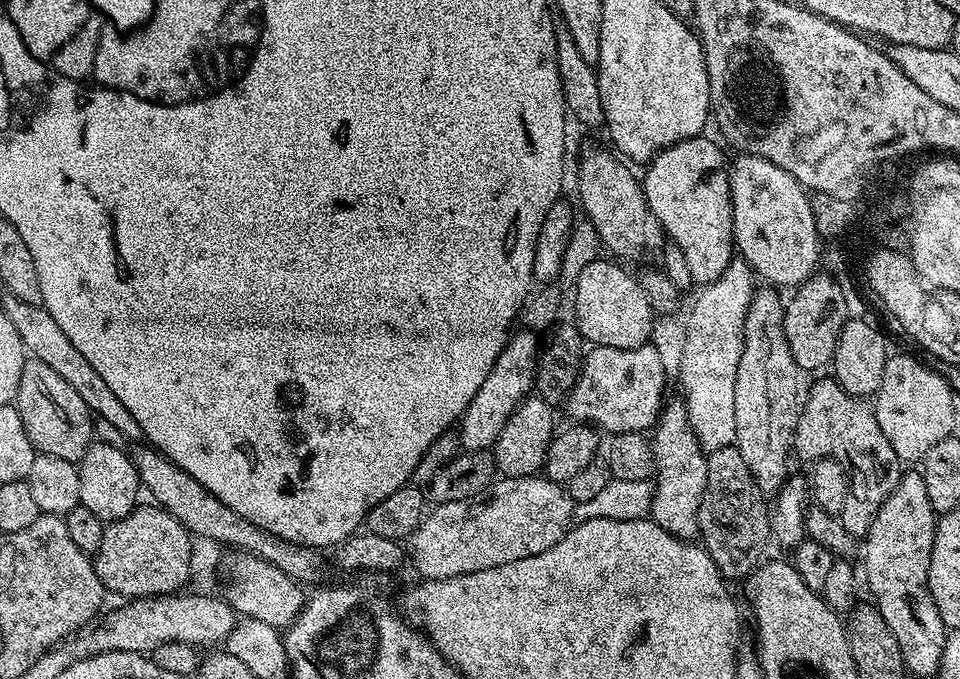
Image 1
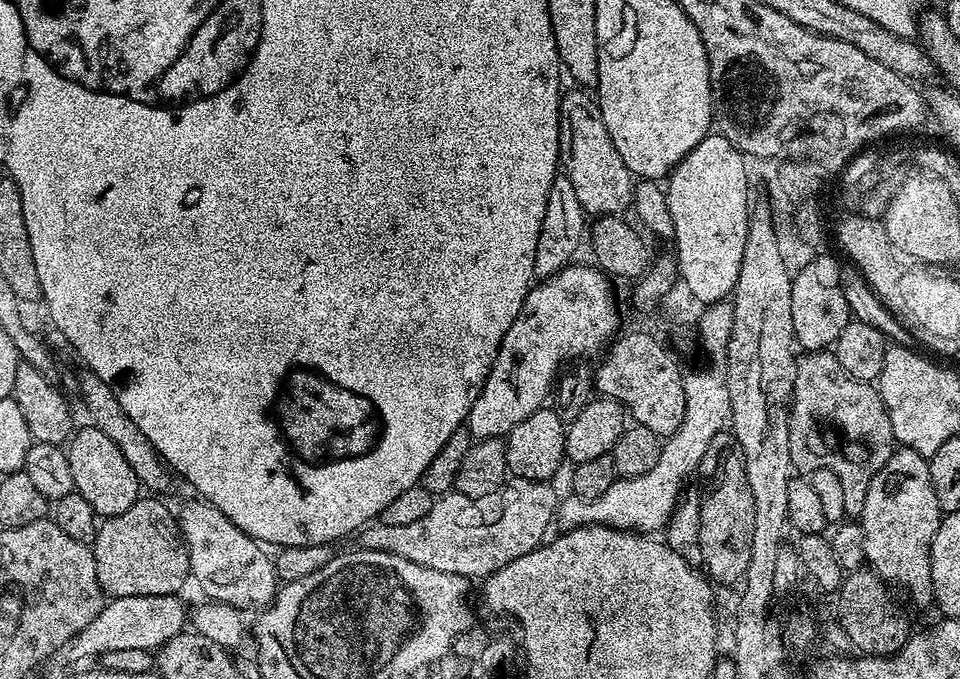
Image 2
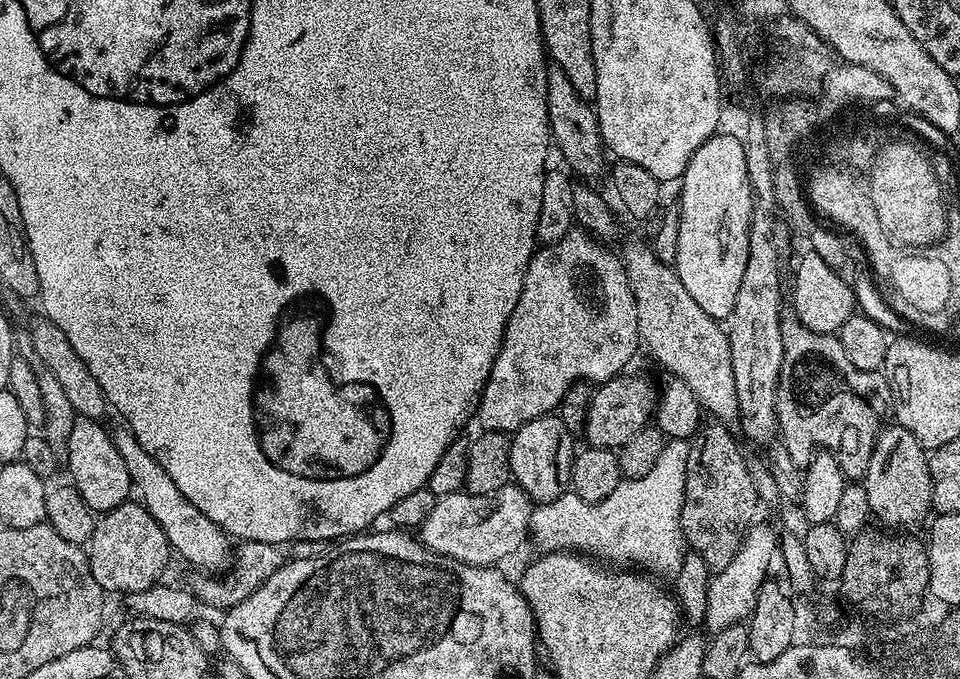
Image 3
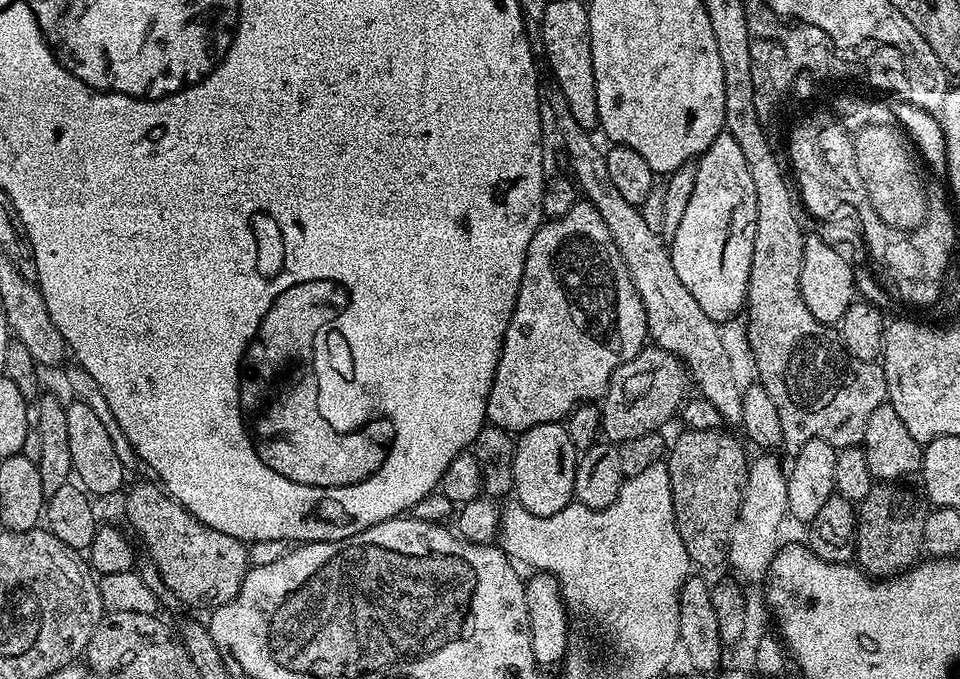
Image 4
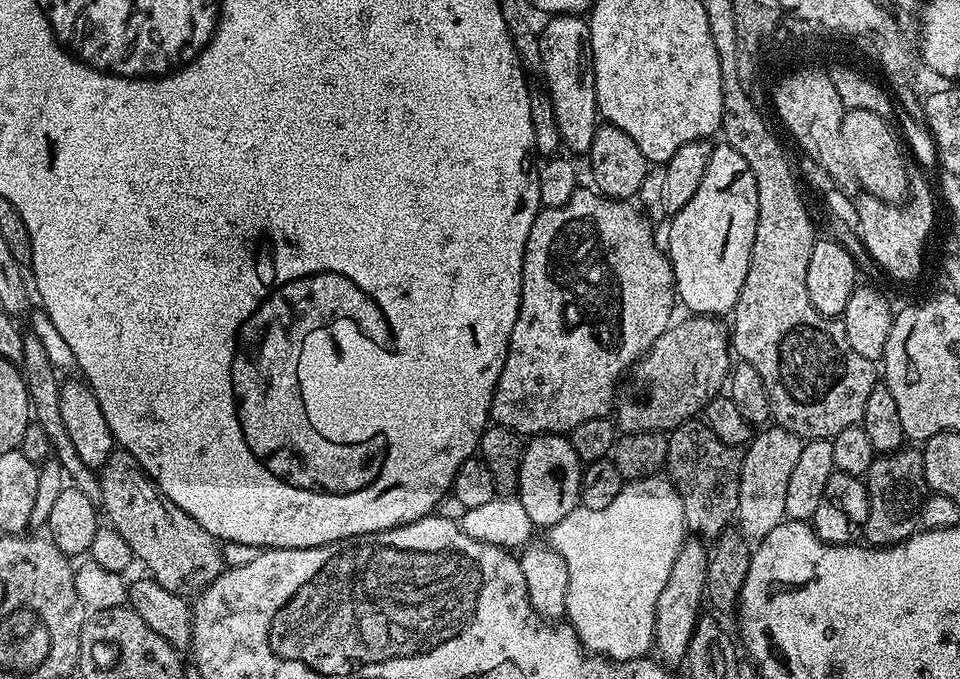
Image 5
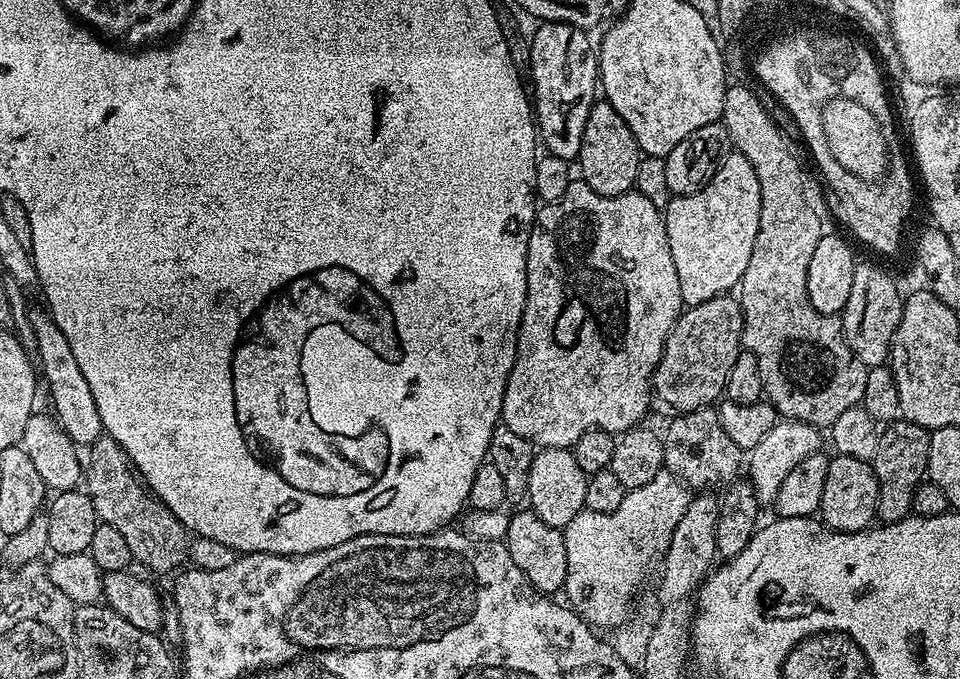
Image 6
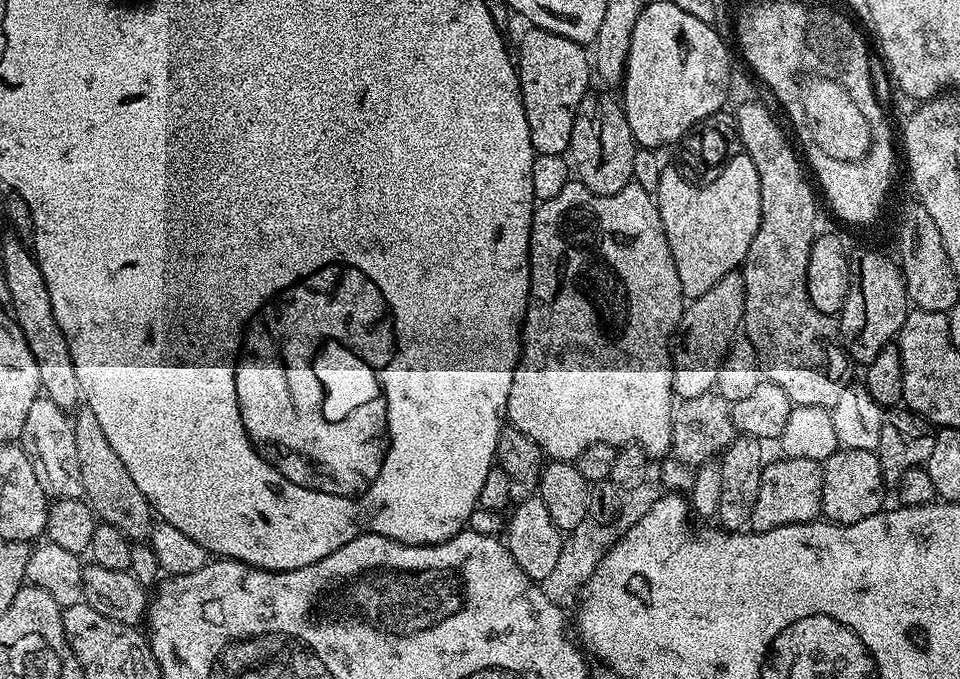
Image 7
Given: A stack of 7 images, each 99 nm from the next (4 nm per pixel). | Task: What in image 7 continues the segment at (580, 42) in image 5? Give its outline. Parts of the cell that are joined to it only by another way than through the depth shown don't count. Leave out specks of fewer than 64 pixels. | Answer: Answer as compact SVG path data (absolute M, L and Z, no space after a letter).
M529 27L525 36L520 39L514 52L516 73L520 79L520 93L526 110L526 122L530 126L530 142L533 153L545 156L554 154L564 156L570 146L570 130L574 130L574 114L578 110L578 102L590 91L588 79L593 79L594 68L585 45L574 42L570 38L562 38L545 28Z

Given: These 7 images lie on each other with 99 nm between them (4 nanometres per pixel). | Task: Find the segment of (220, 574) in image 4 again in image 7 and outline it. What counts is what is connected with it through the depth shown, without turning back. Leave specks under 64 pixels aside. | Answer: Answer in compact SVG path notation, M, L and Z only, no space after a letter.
M86 406L75 409L71 417L74 430L74 446L78 449L78 466L82 470L82 486L84 496L92 511L105 524L112 524L133 542L147 541L152 532L154 513L142 490L134 486L134 478L130 478L130 470L122 463L122 458L114 454L106 434L102 434L102 426L98 426L98 418Z

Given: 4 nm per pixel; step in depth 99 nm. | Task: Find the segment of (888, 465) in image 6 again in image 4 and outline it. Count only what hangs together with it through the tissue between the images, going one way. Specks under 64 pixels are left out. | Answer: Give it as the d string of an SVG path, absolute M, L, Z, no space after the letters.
M896 482L873 483L870 494L859 501L856 522L855 563L873 578L891 578L908 571L924 552L922 526L926 504L919 495Z

